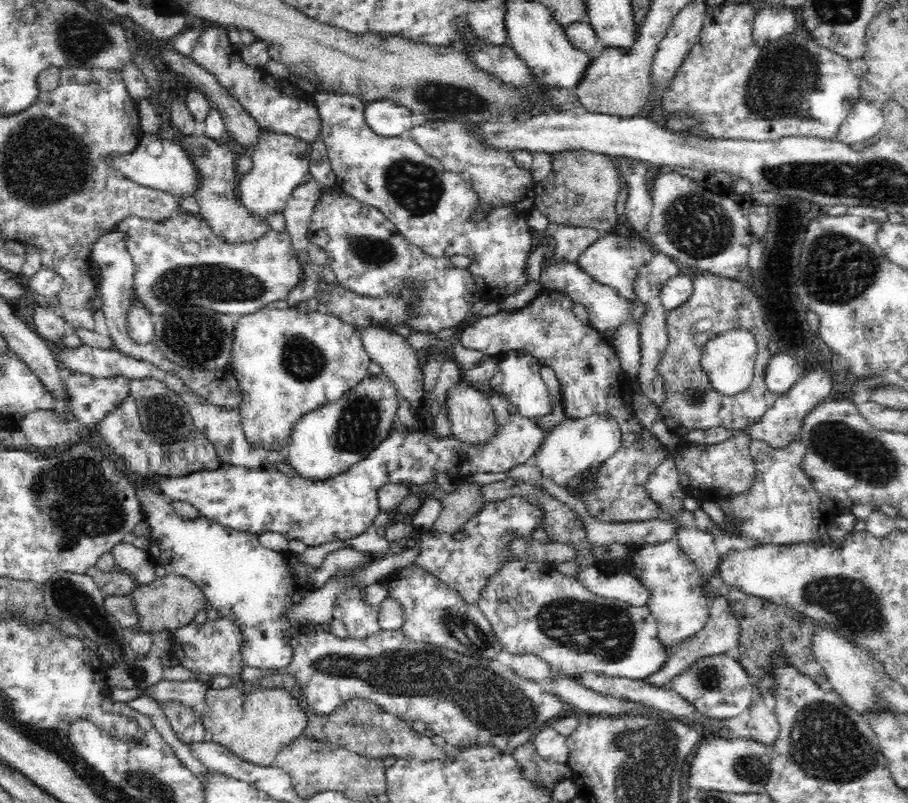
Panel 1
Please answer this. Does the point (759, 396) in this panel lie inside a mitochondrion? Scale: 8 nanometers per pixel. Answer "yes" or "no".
no

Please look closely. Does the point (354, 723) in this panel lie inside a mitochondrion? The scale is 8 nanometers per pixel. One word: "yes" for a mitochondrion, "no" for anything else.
yes

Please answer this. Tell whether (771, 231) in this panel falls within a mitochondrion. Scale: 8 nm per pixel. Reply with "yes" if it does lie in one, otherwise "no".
no

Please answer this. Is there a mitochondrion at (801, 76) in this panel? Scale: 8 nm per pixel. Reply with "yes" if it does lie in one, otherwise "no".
yes

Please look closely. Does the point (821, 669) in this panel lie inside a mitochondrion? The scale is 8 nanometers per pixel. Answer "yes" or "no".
no

